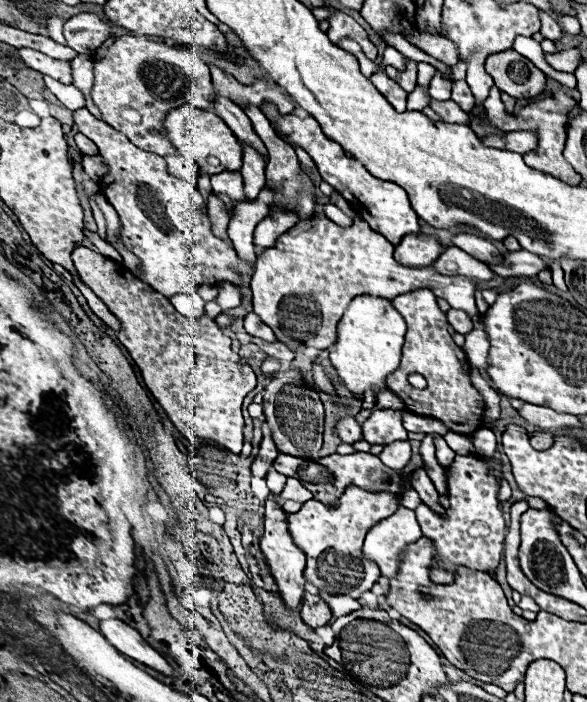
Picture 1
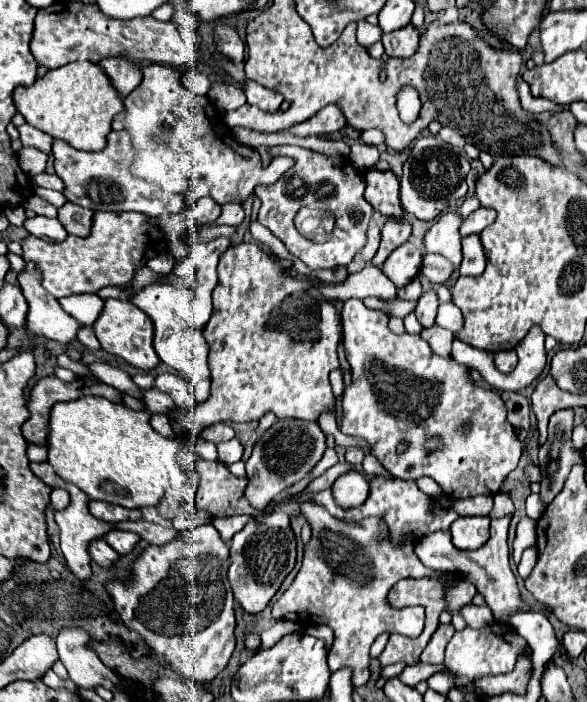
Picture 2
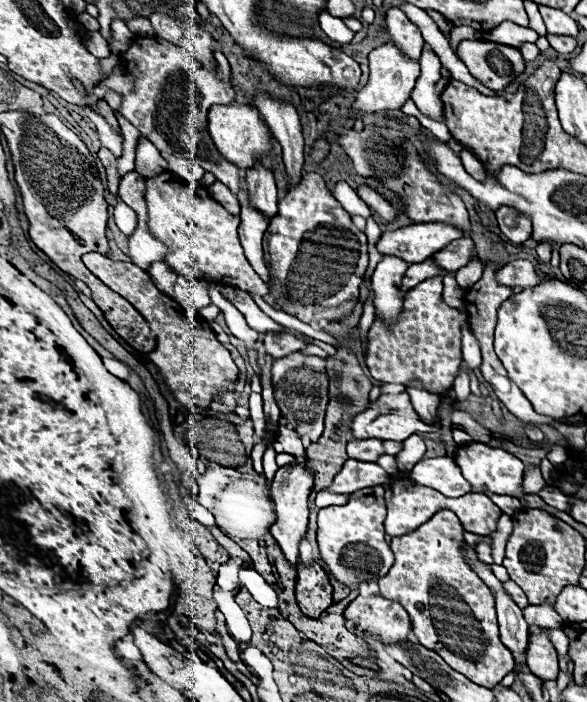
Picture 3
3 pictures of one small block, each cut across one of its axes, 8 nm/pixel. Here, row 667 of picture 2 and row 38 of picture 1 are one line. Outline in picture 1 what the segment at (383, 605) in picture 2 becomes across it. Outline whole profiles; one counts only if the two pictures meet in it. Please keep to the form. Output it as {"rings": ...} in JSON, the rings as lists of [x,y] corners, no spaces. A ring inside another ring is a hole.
{"rings":[[[324,6],[330,10],[330,16],[328,16],[328,22],[330,22],[330,28],[328,28],[328,38],[332,40],[332,44],[338,44],[340,40],[344,38],[350,38],[354,42],[358,42],[362,46],[362,52],[366,54],[366,58],[370,60],[376,60],[378,56],[378,50],[376,46],[370,42],[368,34],[364,32],[364,28],[354,20],[350,18],[348,14],[332,8],[332,6]]]}

